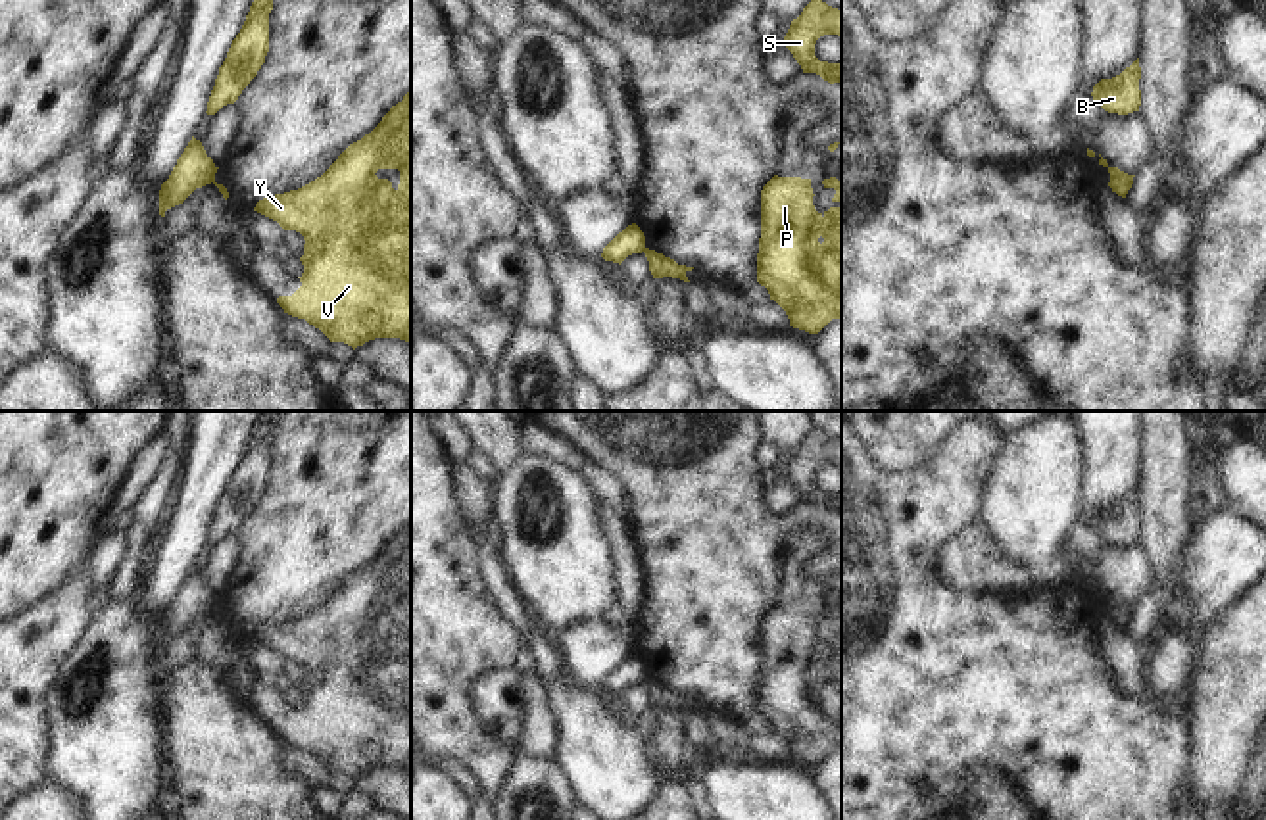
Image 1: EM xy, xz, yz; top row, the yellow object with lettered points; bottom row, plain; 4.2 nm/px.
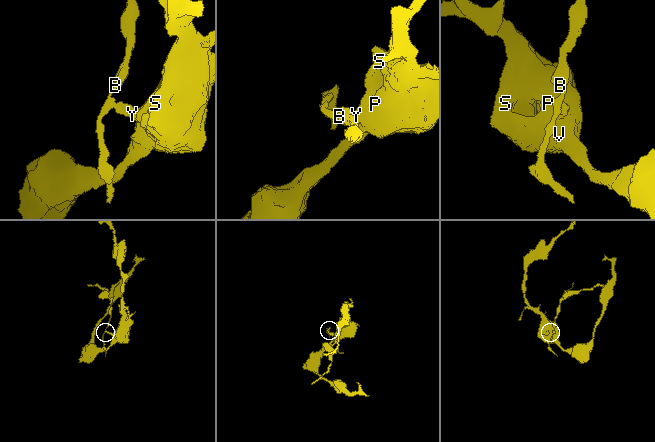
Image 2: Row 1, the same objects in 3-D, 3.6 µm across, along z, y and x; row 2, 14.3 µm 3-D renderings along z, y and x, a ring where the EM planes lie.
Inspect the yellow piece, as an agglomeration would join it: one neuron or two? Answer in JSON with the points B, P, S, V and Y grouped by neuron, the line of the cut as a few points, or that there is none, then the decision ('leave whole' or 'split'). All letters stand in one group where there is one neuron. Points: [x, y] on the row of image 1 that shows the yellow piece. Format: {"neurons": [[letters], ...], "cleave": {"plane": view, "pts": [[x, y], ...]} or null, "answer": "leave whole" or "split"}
{"neurons": [["B"], ["P", "S", "V", "Y"]], "cleave": {"plane": "xy", "pts": [[216, 168], [210, 181]]}, "answer": "split"}

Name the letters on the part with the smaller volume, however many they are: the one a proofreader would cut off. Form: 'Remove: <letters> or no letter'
Remove: B

